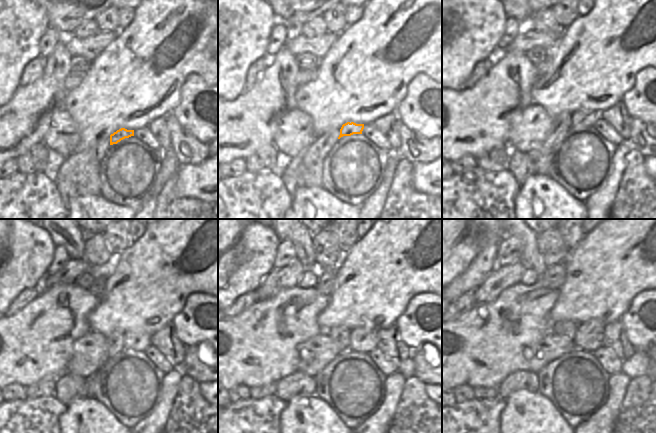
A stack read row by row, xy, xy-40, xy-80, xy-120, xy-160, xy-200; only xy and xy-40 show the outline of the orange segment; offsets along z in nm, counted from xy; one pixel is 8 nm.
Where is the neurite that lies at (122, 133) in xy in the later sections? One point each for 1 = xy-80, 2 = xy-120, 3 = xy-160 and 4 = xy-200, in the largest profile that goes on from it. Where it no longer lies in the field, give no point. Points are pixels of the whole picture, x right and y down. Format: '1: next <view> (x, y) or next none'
1: next xy-80 (583, 118)
2: next xy-120 (133, 340)
3: next xy-160 (361, 339)
4: next xy-200 (589, 335)

